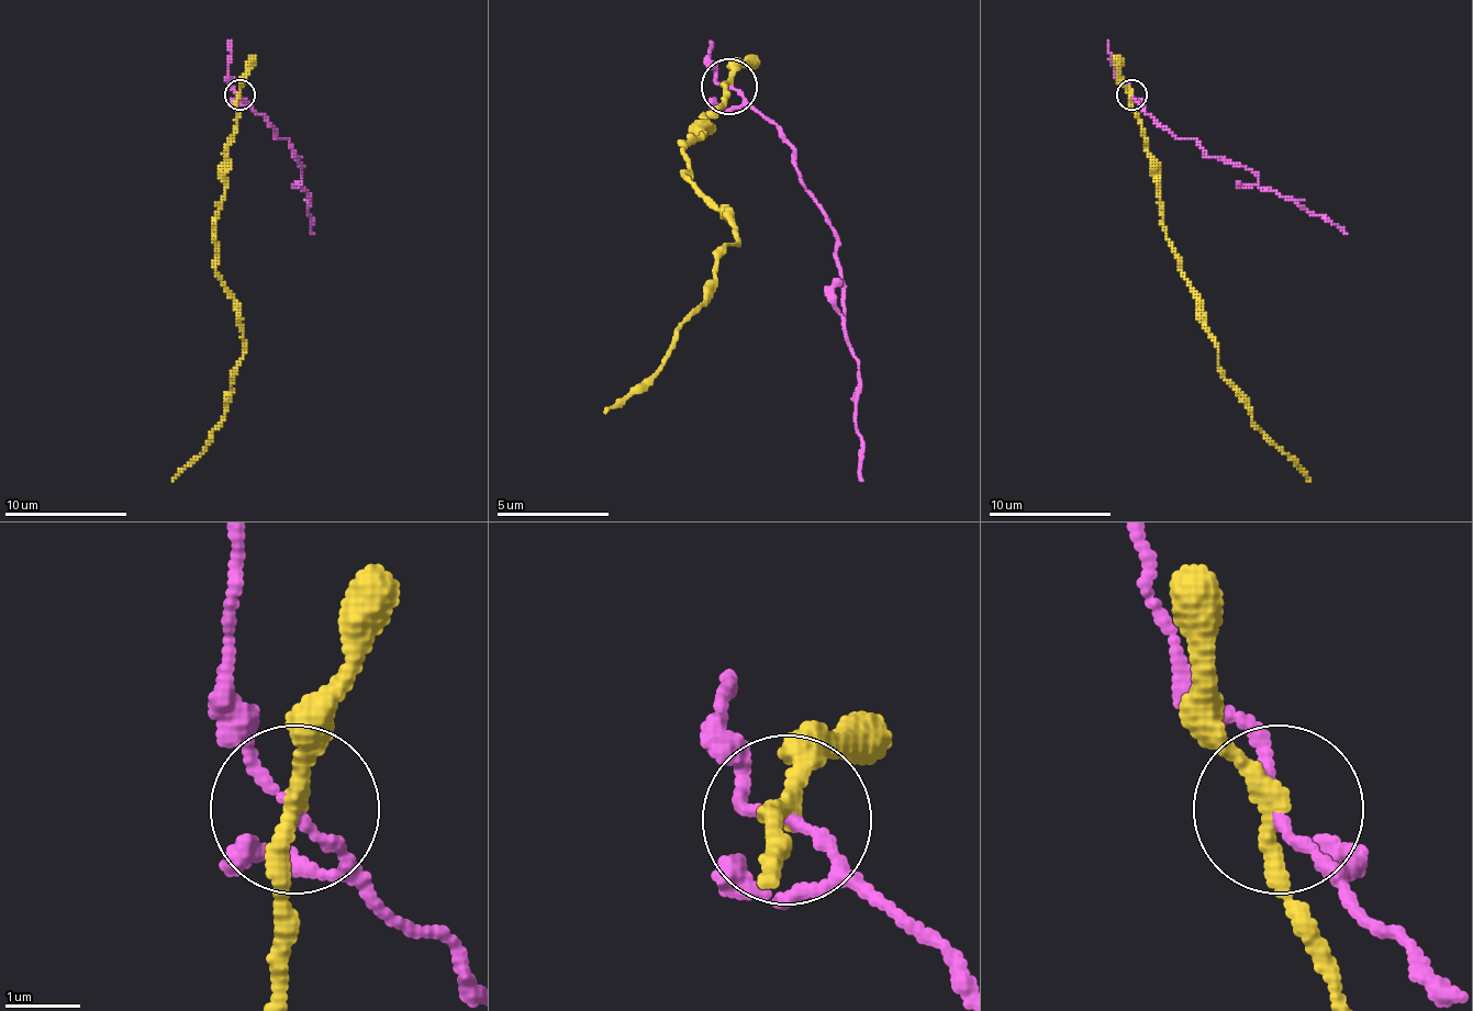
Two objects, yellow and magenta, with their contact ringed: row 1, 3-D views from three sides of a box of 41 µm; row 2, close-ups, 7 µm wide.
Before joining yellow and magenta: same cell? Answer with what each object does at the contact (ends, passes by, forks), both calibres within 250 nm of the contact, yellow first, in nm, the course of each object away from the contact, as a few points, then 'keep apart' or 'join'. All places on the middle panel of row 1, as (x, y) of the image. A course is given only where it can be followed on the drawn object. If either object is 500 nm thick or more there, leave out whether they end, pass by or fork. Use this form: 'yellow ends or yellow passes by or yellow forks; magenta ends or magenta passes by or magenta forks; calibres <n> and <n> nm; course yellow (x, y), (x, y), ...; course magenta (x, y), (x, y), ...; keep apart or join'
yellow passes by; magenta passes by; calibres 240 and 120 nm; course yellow (731, 88), (685, 149), (685, 172), (736, 245), (668, 358), (606, 414); course magenta (731, 88), (792, 144), (798, 183), (837, 228), (843, 324), (860, 380), (854, 414), (866, 482); keep apart

